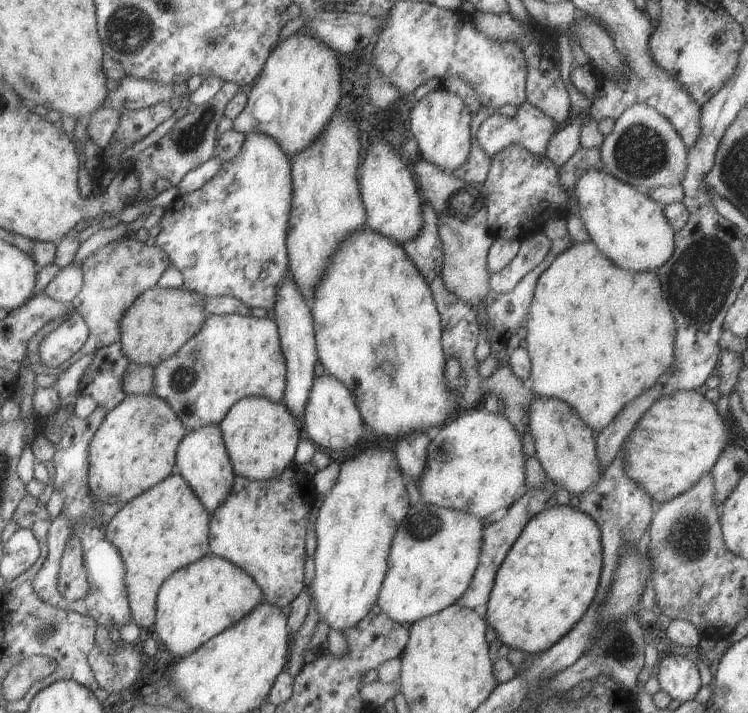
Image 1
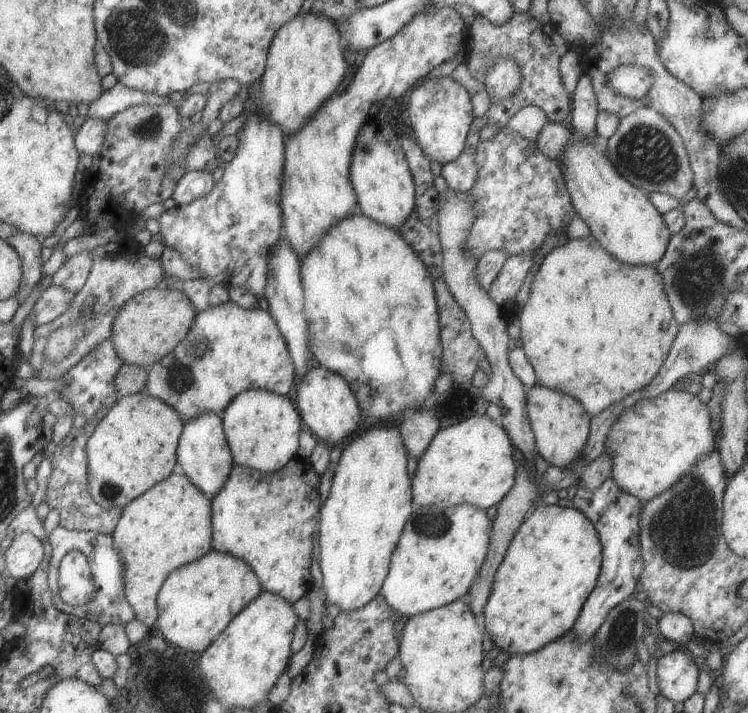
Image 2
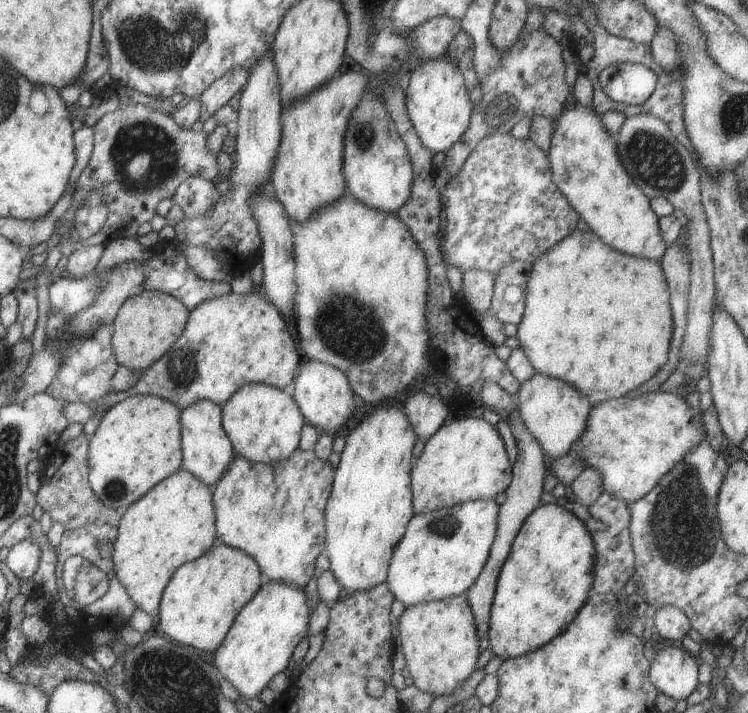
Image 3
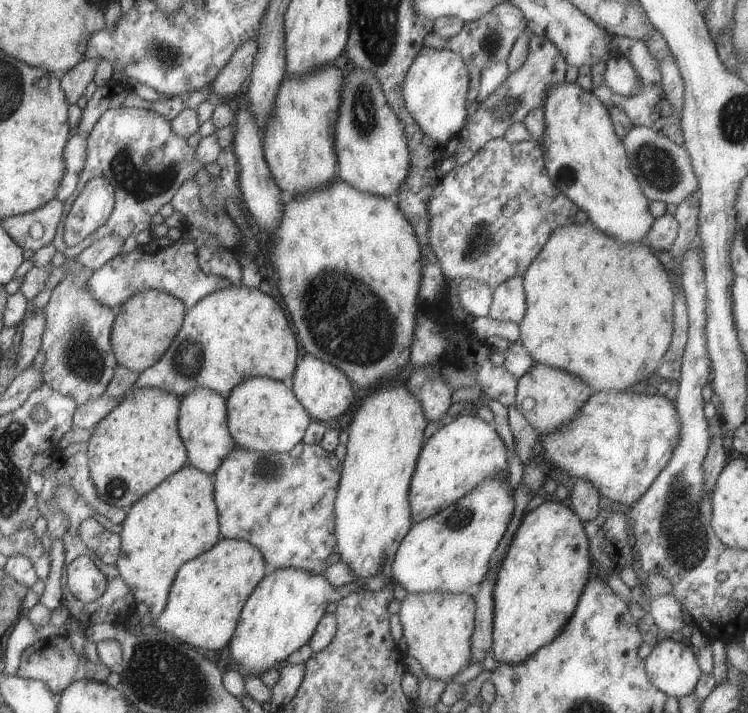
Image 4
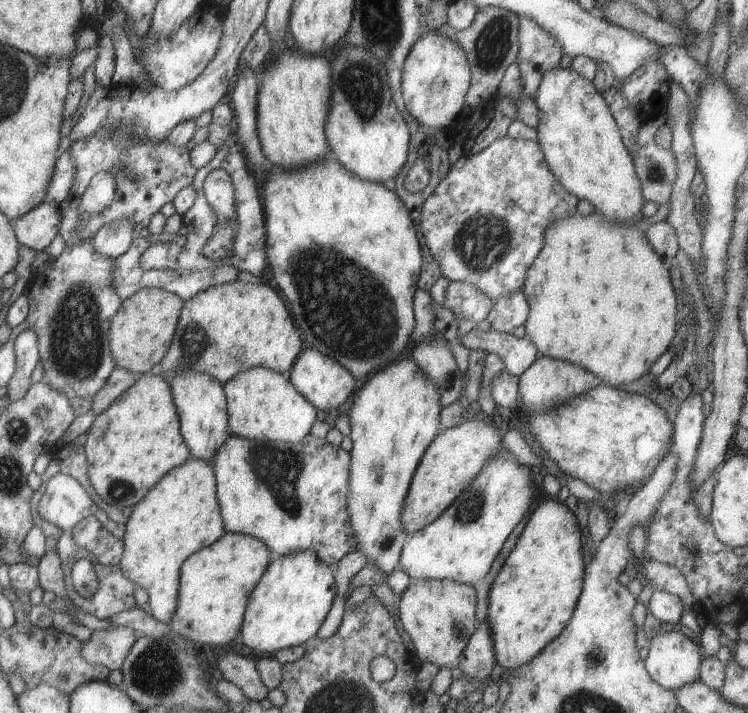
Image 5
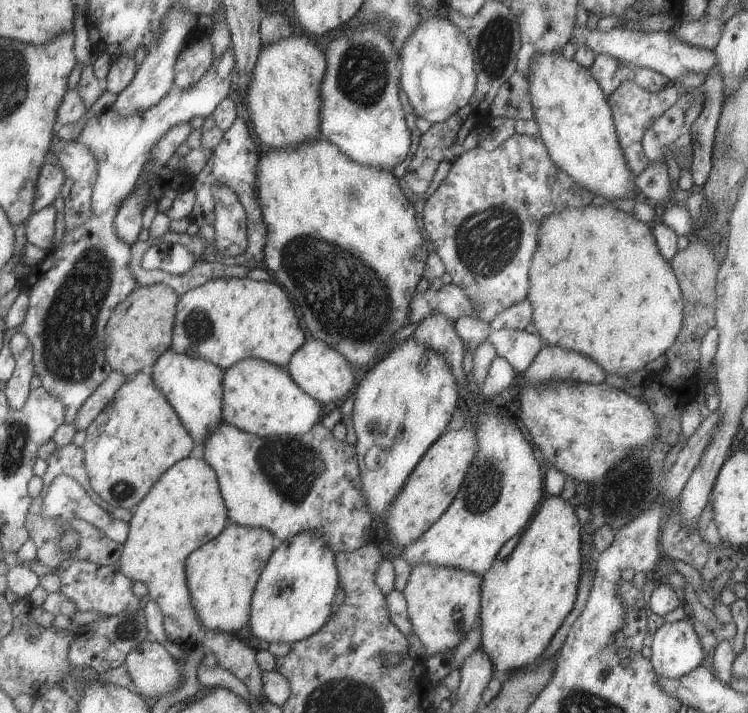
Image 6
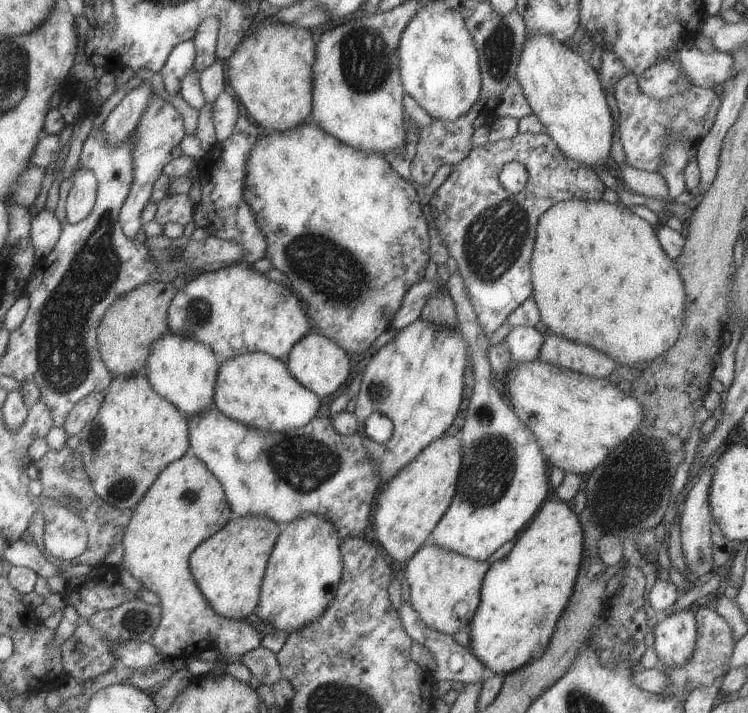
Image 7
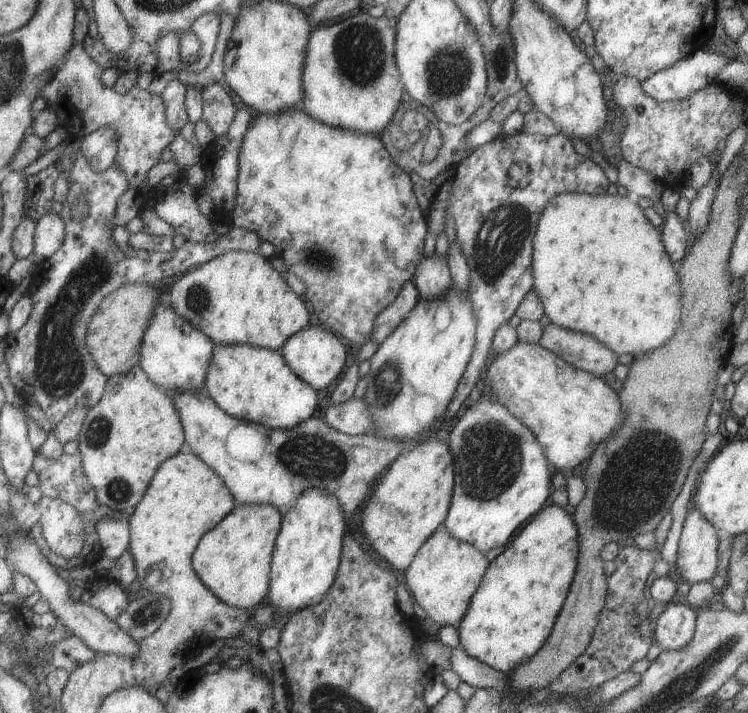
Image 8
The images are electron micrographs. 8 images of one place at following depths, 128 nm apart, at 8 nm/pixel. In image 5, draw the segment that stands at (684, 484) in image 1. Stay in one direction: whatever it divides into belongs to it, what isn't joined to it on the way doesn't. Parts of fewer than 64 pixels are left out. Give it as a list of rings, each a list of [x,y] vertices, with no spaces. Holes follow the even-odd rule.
[[[604,384],[567,398],[567,402],[549,412],[526,416],[531,436],[559,470],[601,494],[612,495],[621,490],[627,497],[633,496],[672,444],[673,424],[662,408],[639,394]]]

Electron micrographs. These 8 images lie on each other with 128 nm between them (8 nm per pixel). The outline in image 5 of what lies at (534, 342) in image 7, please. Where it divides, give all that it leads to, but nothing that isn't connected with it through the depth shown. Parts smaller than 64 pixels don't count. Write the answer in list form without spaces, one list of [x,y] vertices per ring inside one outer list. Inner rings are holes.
[[[474,328],[458,339],[469,350],[497,354],[506,372],[517,378],[539,356],[529,337],[515,338],[509,333],[495,332],[492,329],[480,332]]]

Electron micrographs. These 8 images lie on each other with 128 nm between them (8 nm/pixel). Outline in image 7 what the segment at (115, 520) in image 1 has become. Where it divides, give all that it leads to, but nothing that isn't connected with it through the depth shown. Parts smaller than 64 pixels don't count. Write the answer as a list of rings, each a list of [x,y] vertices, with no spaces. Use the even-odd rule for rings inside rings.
[[[181,456],[178,460],[167,464],[155,478],[155,482],[145,492],[142,500],[132,509],[131,520],[122,535],[123,555],[120,568],[157,595],[160,601],[161,619],[151,636],[150,644],[155,646],[164,659],[183,659],[197,657],[206,649],[214,649],[226,656],[224,664],[241,663],[243,654],[260,646],[259,634],[247,624],[247,620],[227,620],[221,618],[207,606],[202,598],[188,566],[189,554],[201,543],[221,530],[235,516],[229,510],[223,488],[215,476],[195,456]]]

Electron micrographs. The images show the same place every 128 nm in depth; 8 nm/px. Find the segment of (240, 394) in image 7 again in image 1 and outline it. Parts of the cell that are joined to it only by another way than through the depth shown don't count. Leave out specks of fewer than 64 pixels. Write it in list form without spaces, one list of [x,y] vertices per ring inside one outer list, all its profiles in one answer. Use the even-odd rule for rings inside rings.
[[[258,396],[243,397],[232,404],[218,427],[234,474],[253,480],[279,476],[293,462],[298,439],[302,435],[300,422],[282,400],[273,402]]]

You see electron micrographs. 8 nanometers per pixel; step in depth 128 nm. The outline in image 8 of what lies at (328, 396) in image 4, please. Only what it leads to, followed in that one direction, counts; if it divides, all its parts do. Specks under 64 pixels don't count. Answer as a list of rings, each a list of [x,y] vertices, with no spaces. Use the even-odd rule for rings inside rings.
[[[307,325],[303,330],[287,338],[284,346],[279,352],[289,369],[299,380],[306,382],[315,390],[324,389],[341,374],[345,364],[344,343],[335,333],[327,332],[321,326]]]

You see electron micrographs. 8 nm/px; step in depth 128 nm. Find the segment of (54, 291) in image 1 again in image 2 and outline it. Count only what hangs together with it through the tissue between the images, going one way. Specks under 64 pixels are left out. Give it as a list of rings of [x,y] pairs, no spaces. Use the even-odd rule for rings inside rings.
[[[83,250],[69,256],[63,264],[50,276],[51,284],[62,286],[76,293],[84,285],[92,267],[92,254]]]

